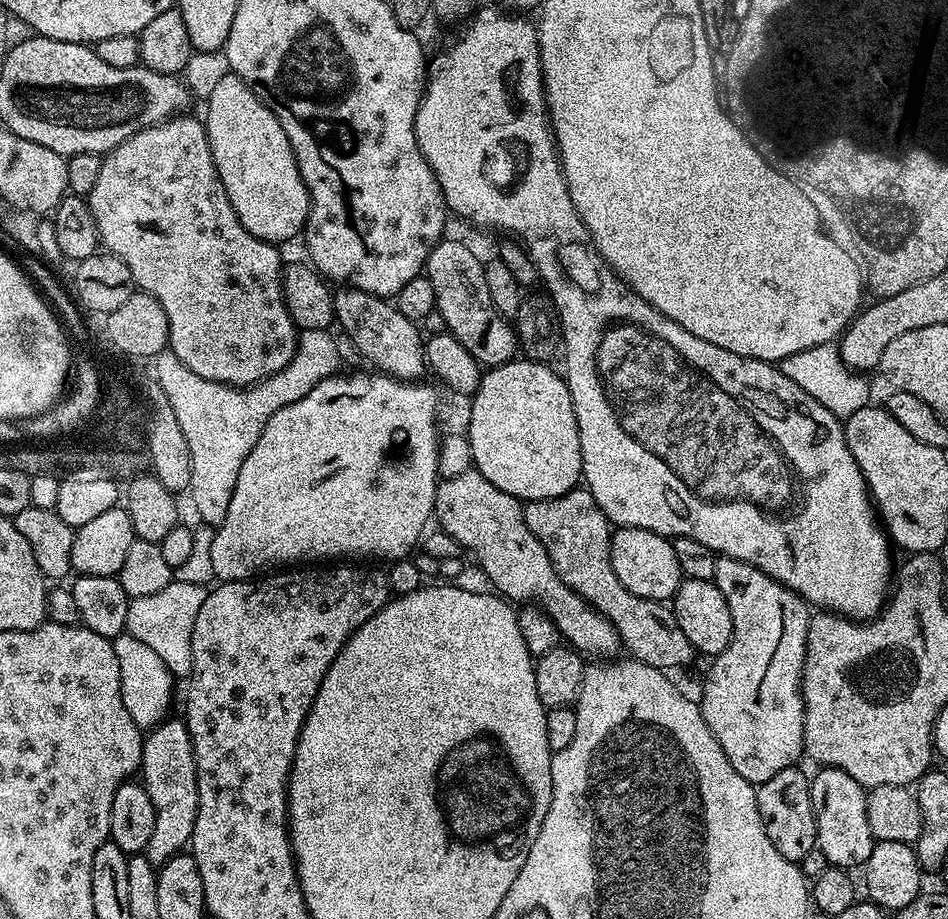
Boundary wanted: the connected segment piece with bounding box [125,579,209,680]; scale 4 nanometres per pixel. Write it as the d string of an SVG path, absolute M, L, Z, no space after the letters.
M173 579L155 594L133 598L127 606L125 633L154 650L171 670L173 677L187 679L193 668L194 621L208 593L209 589L203 584Z

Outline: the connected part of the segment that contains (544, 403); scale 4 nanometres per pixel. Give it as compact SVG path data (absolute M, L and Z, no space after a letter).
M513 358L509 360L507 364L497 364L489 367L487 371L481 375L480 385L478 386L476 395L471 397L472 413L470 414L470 422L466 435L470 442L472 463L475 471L481 472L487 480L494 482L494 486L498 486L498 490L506 490L506 494L516 497L516 499L521 502L527 502L529 500L549 500L550 498L565 496L571 488L575 488L581 483L582 473L584 471L582 446L580 445L580 435L578 434L578 422L574 414L570 390L568 389L565 377L561 375L561 373L559 376L554 369L548 367L552 366L527 358Z

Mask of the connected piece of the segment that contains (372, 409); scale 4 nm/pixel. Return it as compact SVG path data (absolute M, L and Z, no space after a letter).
M352 370L349 376L345 374L337 374L326 378L322 382L318 382L318 386L314 386L314 390L310 390L310 394L306 394L306 398L302 398L298 402L290 402L290 406L282 406L282 410L278 410L278 414L274 414L274 418L270 418L270 422L266 422L266 426L262 430L262 438L258 438L258 442L254 446L254 450L250 450L250 454L246 454L246 462L242 462L242 470L238 470L238 482L232 491L230 498L230 510L226 510L226 518L221 522L220 526L215 529L216 537L210 546L210 558L214 561L214 574L216 580L223 582L226 580L251 580L257 574L263 573L265 570L272 570L275 564L284 564L280 566L292 566L295 560L304 560L300 562L368 562L373 556L376 560L388 560L387 562L395 562L409 555L408 548L412 548L421 543L422 537L425 535L426 529L429 527L430 521L433 519L436 510L436 486L441 479L440 475L440 442L441 437L436 436L436 426L438 427L437 408L440 405L441 397L436 394L435 390L425 382L405 382L396 380L392 376L383 374L373 374L368 372L356 372L360 370Z

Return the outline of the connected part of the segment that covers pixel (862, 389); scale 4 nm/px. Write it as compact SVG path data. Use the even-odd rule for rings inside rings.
M835 343L819 344L810 350L798 350L798 354L790 354L778 362L779 370L786 374L790 384L806 390L814 402L822 402L830 414L847 418L858 414L858 410L869 407L867 375L853 372L842 362L842 354Z

